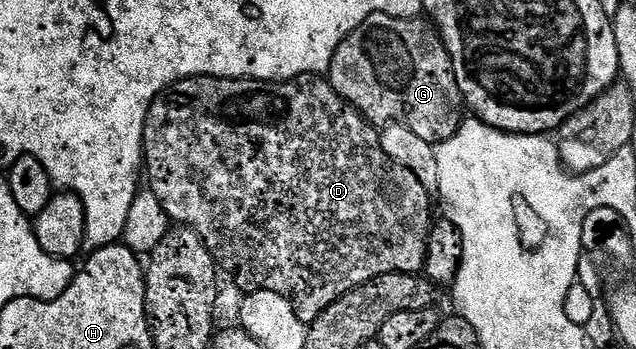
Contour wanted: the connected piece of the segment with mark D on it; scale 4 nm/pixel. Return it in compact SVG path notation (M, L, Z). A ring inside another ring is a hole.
M302 74L299 78L288 78L285 80L275 80L273 82L262 82L259 78L212 78L209 76L199 76L196 78L182 78L174 85L162 90L154 97L154 102L150 106L150 111L146 117L146 131L144 132L144 170L150 174L149 189L154 190L156 196L163 202L163 208L166 209L167 216L175 223L190 226L204 240L208 252L212 255L215 263L223 271L226 270L239 282L240 285L246 286L247 291L252 290L271 290L280 296L284 296L292 304L296 316L307 324L316 321L330 305L336 300L340 300L348 291L354 290L357 286L362 286L366 282L371 282L374 278L379 278L385 274L416 274L419 273L426 265L426 253L428 252L430 229L432 217L430 218L430 200L432 194L425 190L424 184L421 183L416 174L409 167L402 164L397 157L390 158L385 154L384 148L381 147L379 131L368 121L367 115L362 111L351 106L346 99L339 96L334 90L334 85L325 77L315 76L313 74Z

